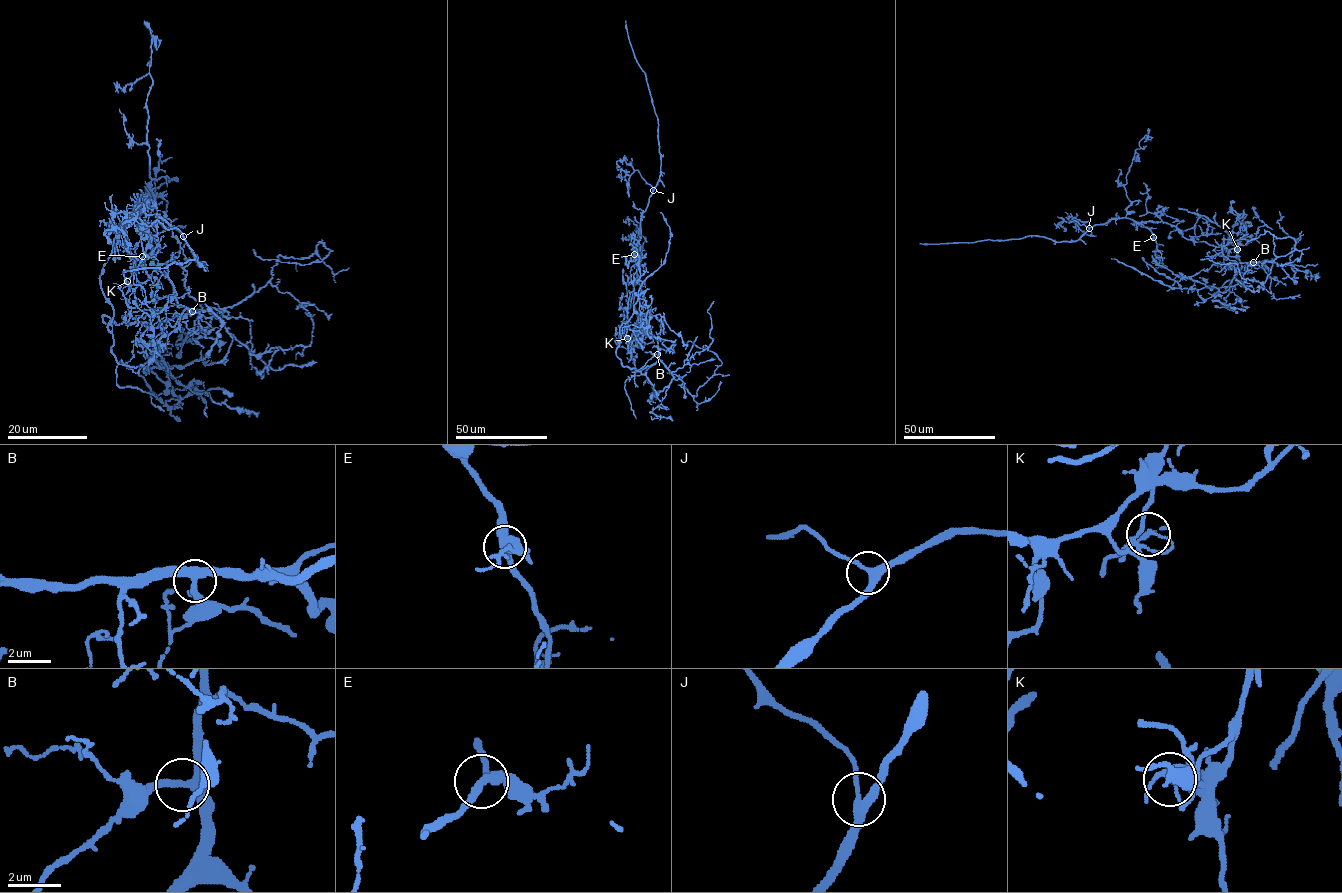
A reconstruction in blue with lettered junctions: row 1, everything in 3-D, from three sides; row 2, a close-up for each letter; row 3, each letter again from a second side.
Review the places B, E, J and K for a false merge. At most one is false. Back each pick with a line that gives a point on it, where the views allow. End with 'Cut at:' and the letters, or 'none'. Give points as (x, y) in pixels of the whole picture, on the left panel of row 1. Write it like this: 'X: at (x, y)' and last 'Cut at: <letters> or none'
K: at (127, 281)
Cut at: K

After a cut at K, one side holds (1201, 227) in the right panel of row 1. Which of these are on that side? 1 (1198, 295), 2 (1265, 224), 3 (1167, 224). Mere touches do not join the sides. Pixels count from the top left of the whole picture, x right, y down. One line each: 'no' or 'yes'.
1: no
2: yes
3: yes

